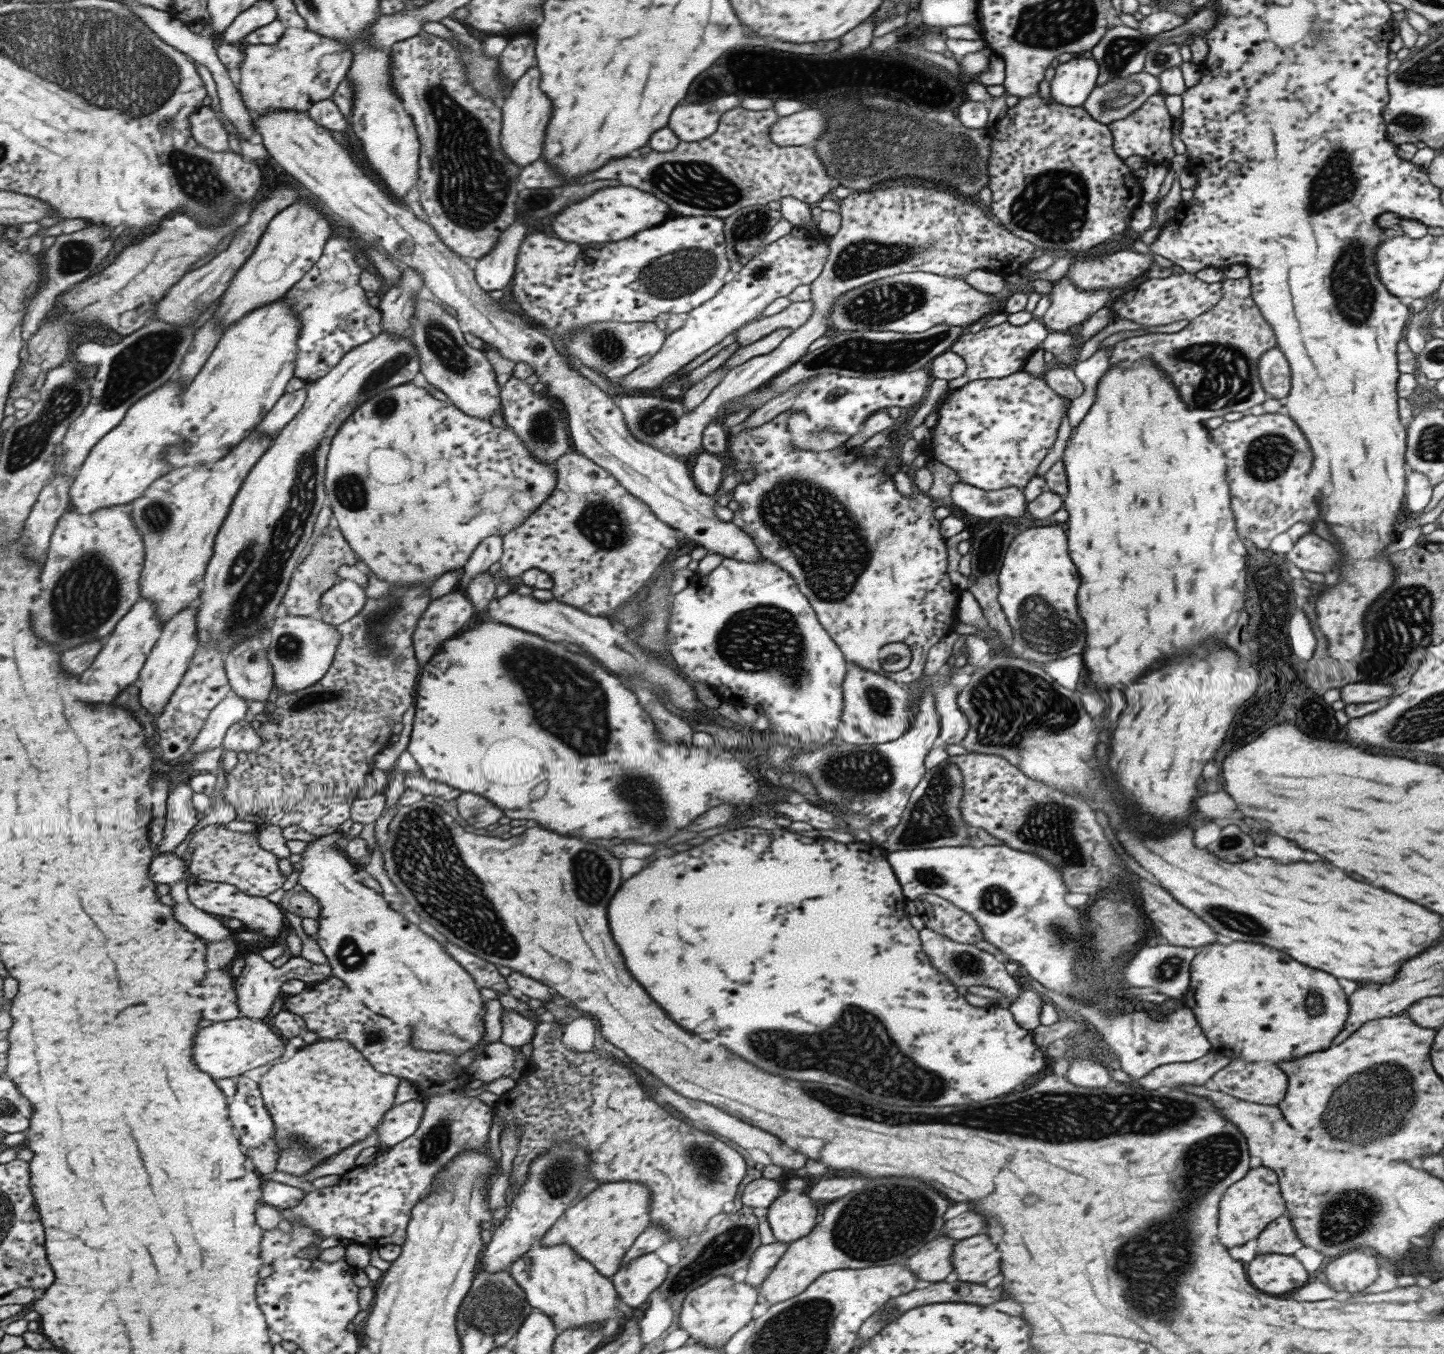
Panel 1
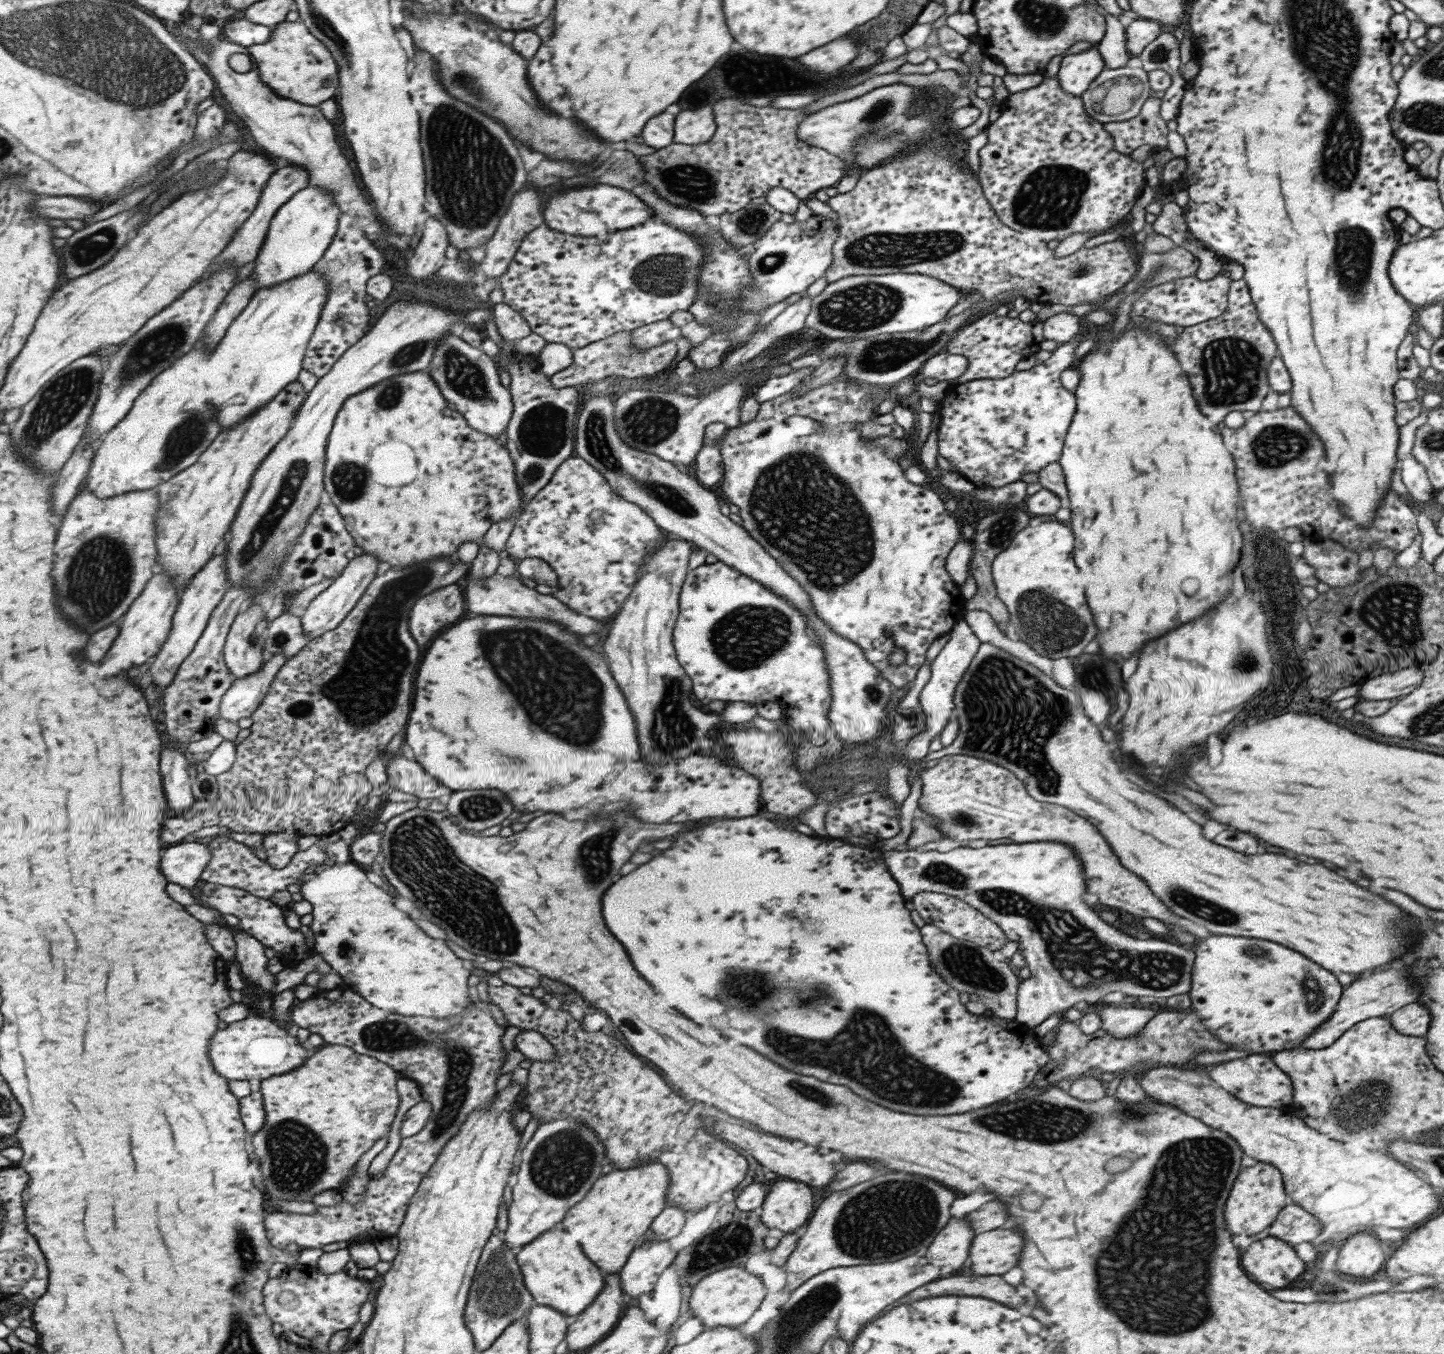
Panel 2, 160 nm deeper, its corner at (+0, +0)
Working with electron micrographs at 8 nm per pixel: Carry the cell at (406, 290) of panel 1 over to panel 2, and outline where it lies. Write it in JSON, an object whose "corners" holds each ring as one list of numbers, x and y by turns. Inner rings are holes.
{"corners":[[426,217,422,228,421,241,407,262,407,274,414,282,431,278,447,260,444,254,448,236,443,223,435,217]]}

